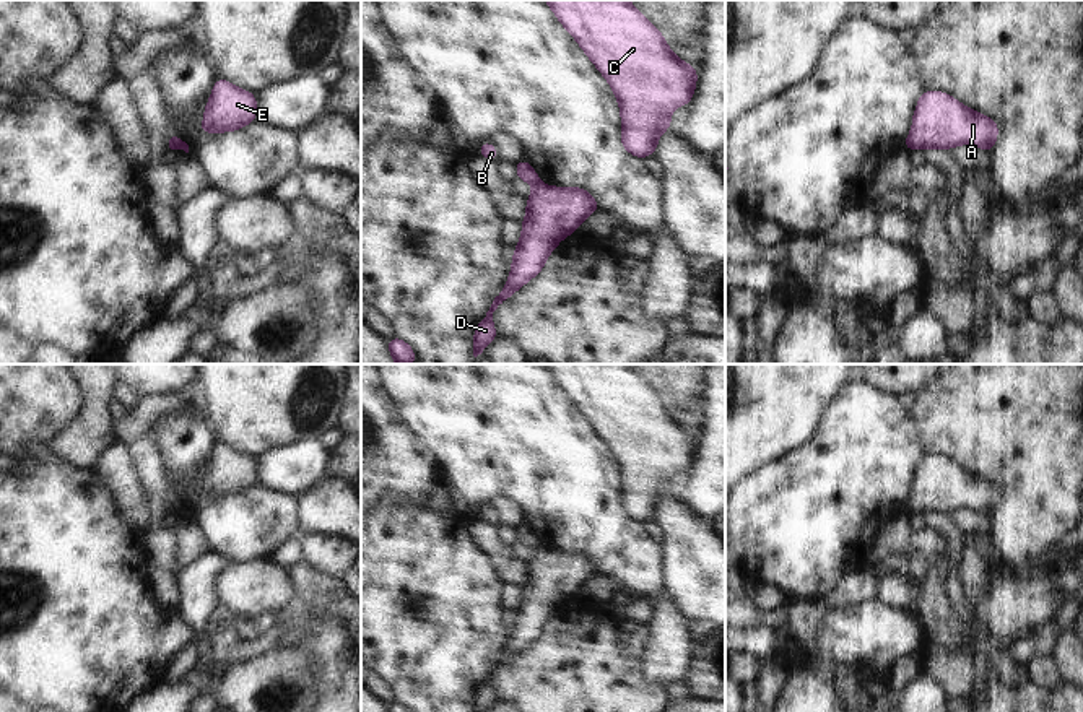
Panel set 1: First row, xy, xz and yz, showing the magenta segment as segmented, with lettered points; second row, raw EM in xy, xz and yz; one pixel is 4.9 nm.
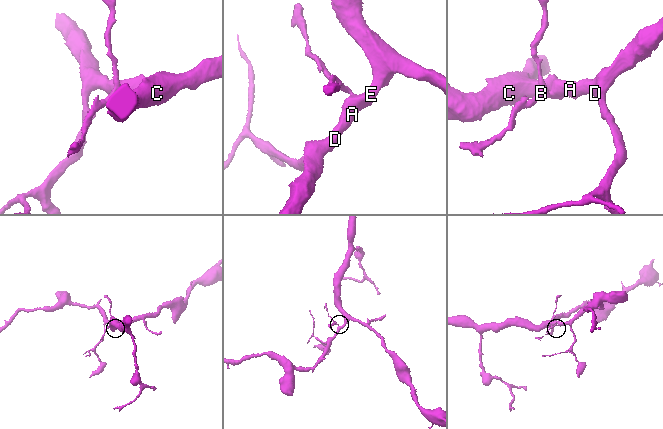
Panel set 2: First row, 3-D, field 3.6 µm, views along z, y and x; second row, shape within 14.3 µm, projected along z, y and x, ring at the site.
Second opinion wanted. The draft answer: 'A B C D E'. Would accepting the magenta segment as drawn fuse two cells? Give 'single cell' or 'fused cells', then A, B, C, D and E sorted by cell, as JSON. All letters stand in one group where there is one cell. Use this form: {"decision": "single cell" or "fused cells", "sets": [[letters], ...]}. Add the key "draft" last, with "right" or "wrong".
{"decision": "fused cells", "sets": [["A", "C", "D", "E"], ["B"]], "draft": "wrong"}

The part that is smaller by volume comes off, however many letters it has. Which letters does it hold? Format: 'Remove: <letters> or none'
Remove: B

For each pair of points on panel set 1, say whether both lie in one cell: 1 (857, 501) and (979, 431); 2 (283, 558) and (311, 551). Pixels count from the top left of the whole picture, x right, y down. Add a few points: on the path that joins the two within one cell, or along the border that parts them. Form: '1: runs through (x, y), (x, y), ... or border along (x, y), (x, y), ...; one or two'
1: border along (913, 415), (924, 452); two
2: border along (298, 540), (301, 561); two

